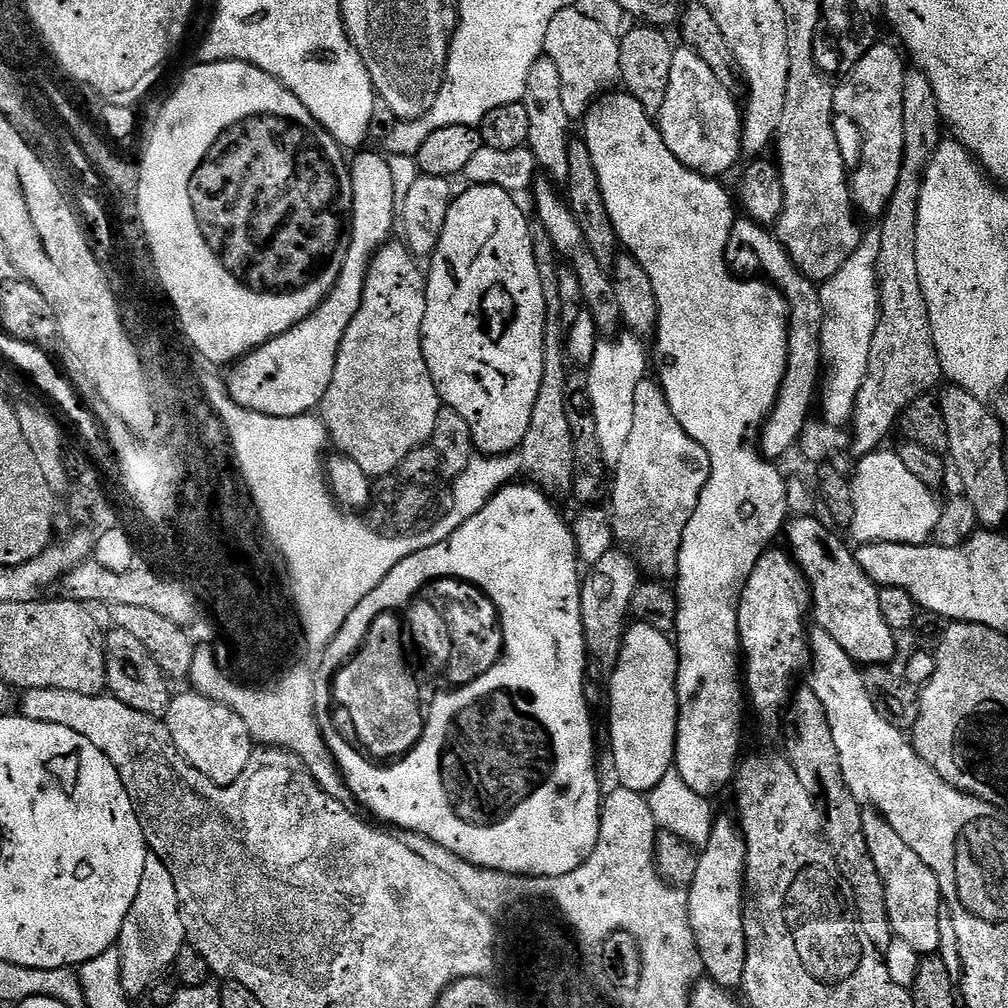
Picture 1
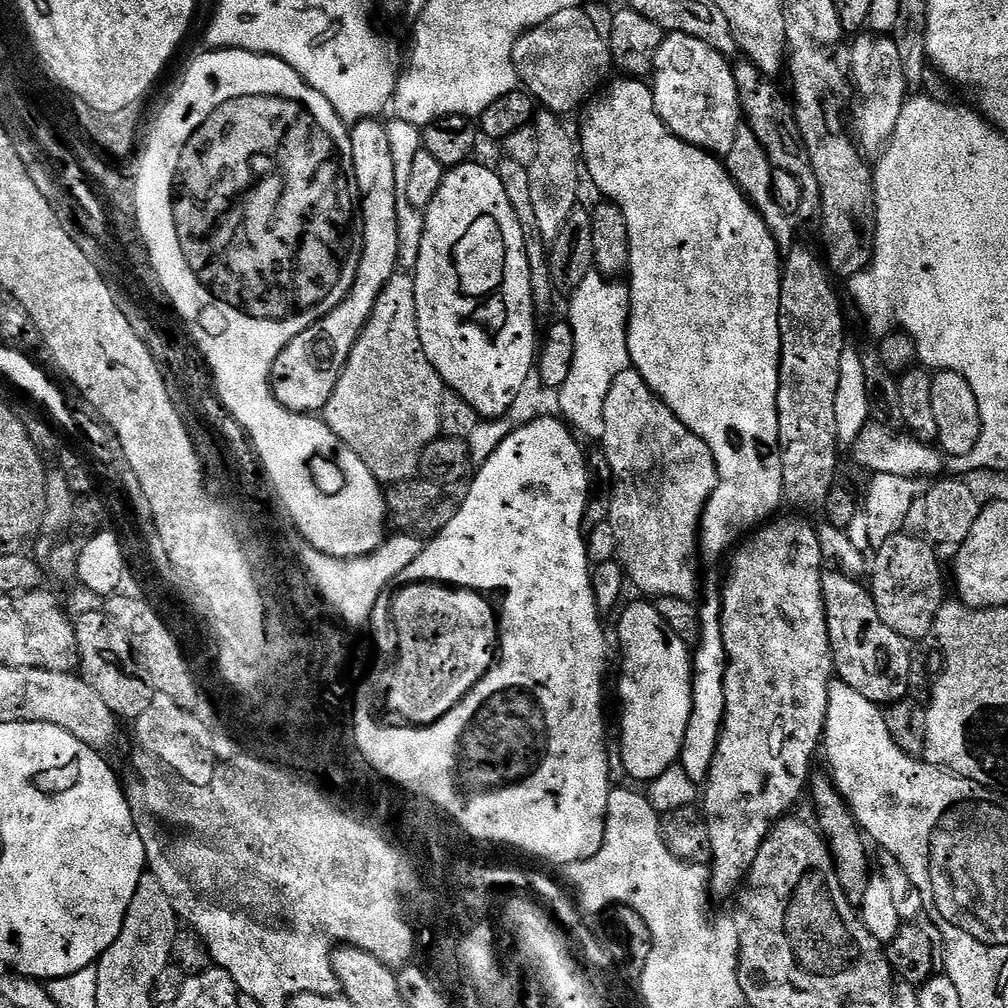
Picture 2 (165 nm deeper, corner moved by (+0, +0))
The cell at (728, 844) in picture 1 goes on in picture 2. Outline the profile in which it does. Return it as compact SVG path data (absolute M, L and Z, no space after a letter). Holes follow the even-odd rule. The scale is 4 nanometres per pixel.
M776 518L765 523L735 549L736 569L729 574L728 585L725 586L724 592L722 591L720 621L724 626L724 645L728 651L728 665L724 679L726 682L726 714L724 715L724 728L720 731L720 745L714 754L714 762L708 771L706 787L702 792L704 820L710 826L710 846L712 847L710 892L713 897L728 896L732 891L735 893L745 883L748 872L754 866L754 858L758 858L758 850L762 850L762 842L768 837L770 829L795 809L792 807L799 802L803 792L805 795L810 784L810 773L813 771L811 770L812 759L815 758L816 752L818 756L818 749L824 738L824 723L828 713L828 686L834 679L832 647L828 633L828 619L824 613L824 591L822 590L824 581L822 569L825 567L823 564L826 564L826 557L820 548L820 534L815 527L811 528L804 520L780 519Z

